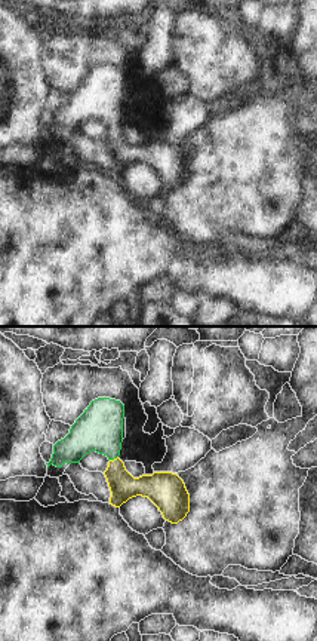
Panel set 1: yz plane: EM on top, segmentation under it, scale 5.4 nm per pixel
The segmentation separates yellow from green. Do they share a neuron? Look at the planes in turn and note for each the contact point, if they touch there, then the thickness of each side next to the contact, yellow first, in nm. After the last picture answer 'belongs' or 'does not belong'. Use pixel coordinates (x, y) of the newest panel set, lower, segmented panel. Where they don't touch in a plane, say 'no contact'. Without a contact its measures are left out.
contact (114, 459); calibres 150 and 240 nm

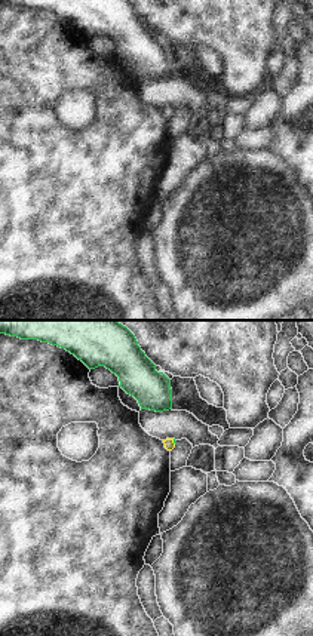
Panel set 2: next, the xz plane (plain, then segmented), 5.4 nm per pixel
contact (172, 442); calibres 60 and 20 nm

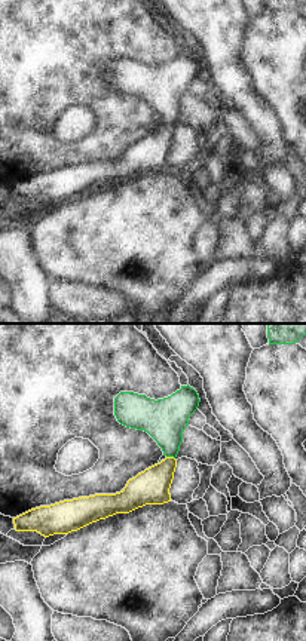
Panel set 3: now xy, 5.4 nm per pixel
contact (171, 457); calibres 190 and 220 nm

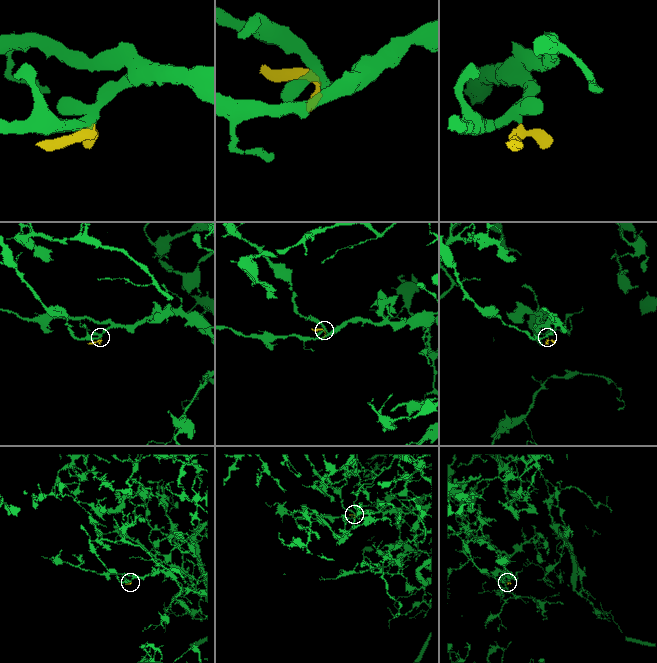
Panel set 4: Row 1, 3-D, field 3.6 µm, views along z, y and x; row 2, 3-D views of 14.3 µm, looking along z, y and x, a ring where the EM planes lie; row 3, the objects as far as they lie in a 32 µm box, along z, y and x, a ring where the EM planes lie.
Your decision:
belongs

